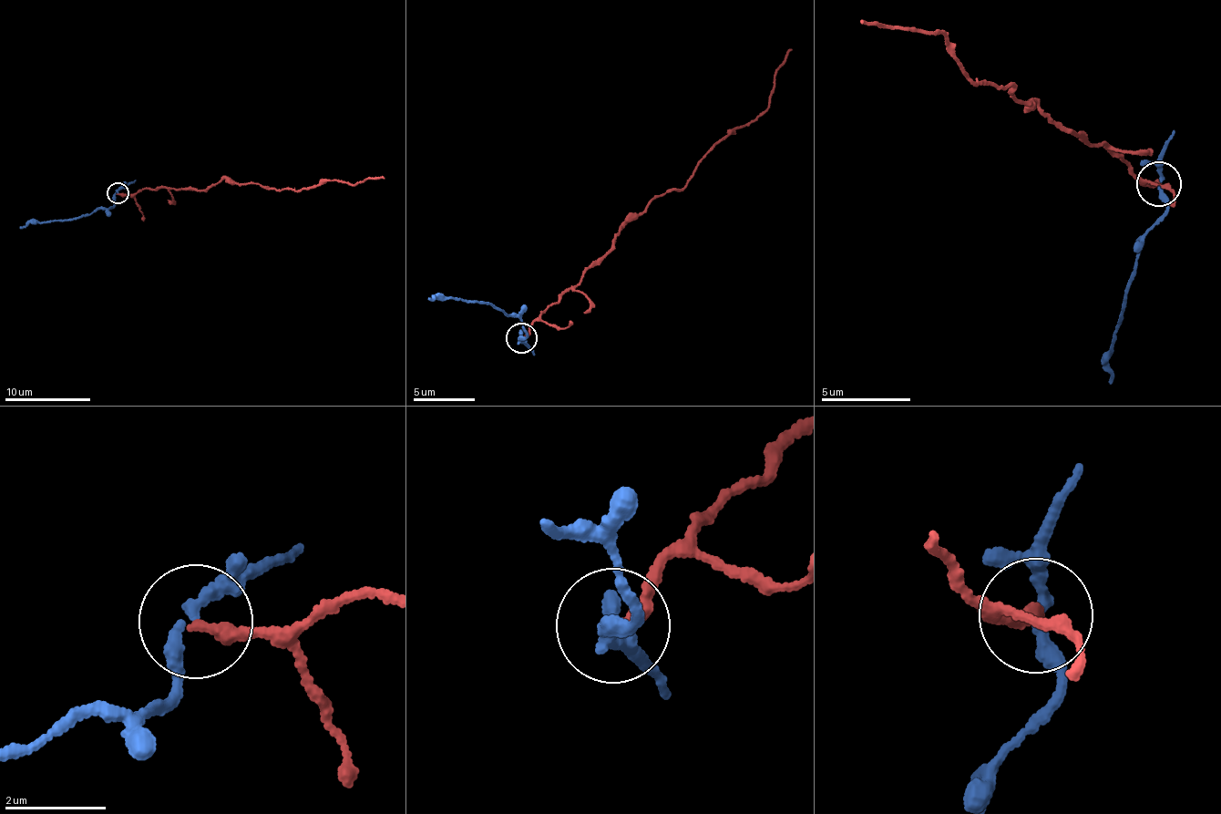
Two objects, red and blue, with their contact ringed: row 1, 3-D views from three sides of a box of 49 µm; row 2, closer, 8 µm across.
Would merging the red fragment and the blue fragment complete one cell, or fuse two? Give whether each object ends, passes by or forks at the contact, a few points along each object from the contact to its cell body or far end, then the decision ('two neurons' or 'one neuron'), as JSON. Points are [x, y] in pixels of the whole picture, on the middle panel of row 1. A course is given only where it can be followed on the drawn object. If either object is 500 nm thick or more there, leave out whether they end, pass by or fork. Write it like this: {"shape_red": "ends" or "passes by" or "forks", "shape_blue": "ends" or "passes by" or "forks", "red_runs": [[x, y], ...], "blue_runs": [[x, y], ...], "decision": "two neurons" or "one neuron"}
{"shape_red": "ends", "shape_blue": "passes by", "red_runs": [[522, 336], [610, 248], [619, 229], [648, 204], [686, 186], [711, 147], [769, 107], [774, 70], [794, 49]], "blue_runs": [[520, 341], [526, 337], [518, 319], [478, 301], [438, 294], [428, 300]], "decision": "two neurons"}

